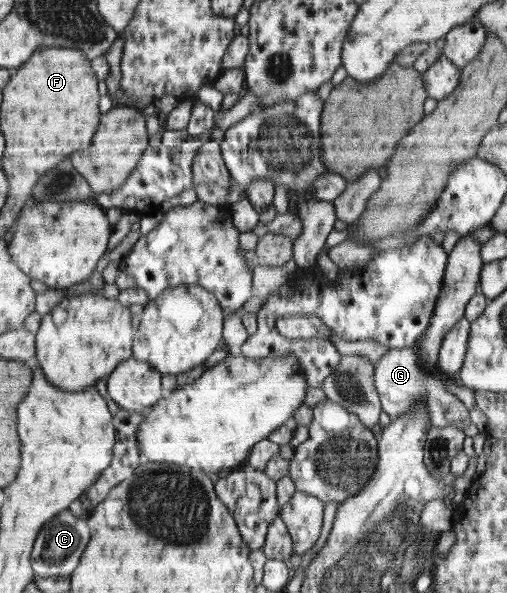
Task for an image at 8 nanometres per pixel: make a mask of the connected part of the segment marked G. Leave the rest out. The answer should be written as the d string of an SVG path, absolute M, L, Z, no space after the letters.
M415 345L389 350L377 363L374 378L375 390L381 402L381 410L388 414L391 421L400 418L405 412L411 410L416 405L416 401L420 400L420 397L426 397L426 401L428 401L427 412L430 412L432 427L454 426L463 431L470 426L469 410L454 394L450 394L446 390L442 376L438 374L438 371L428 373L424 370L423 362L420 361Z

